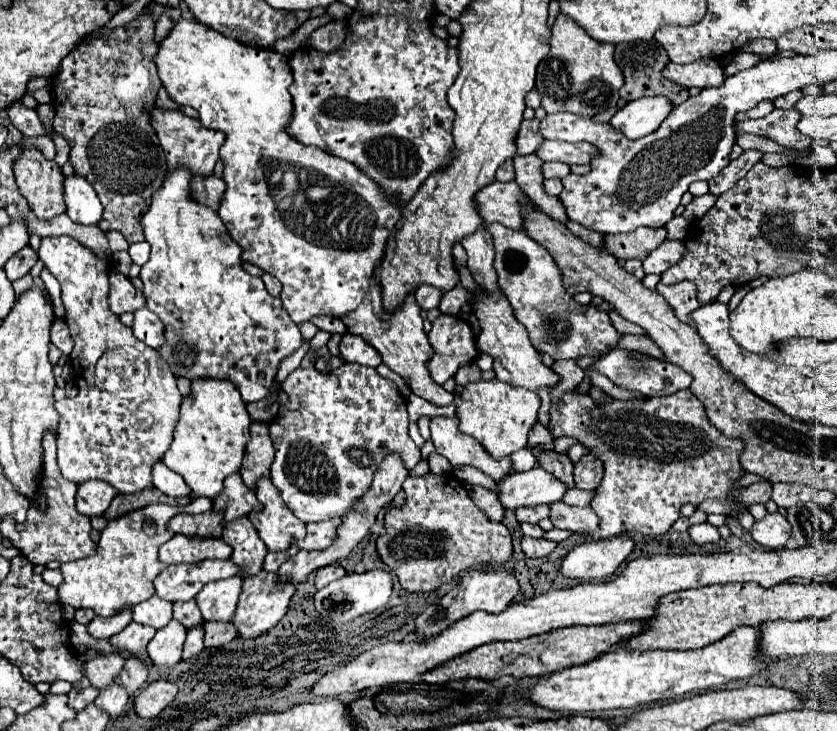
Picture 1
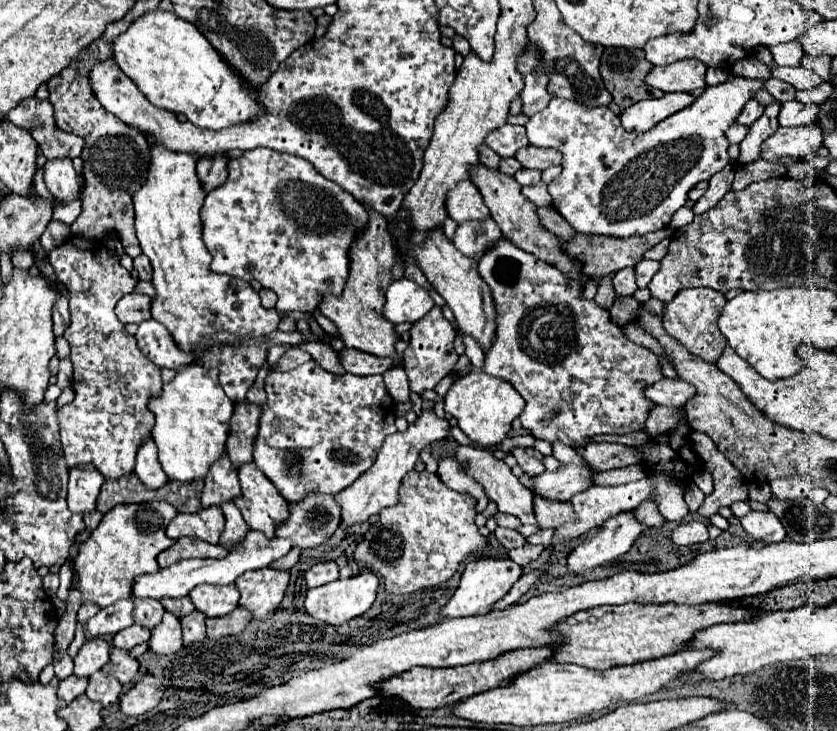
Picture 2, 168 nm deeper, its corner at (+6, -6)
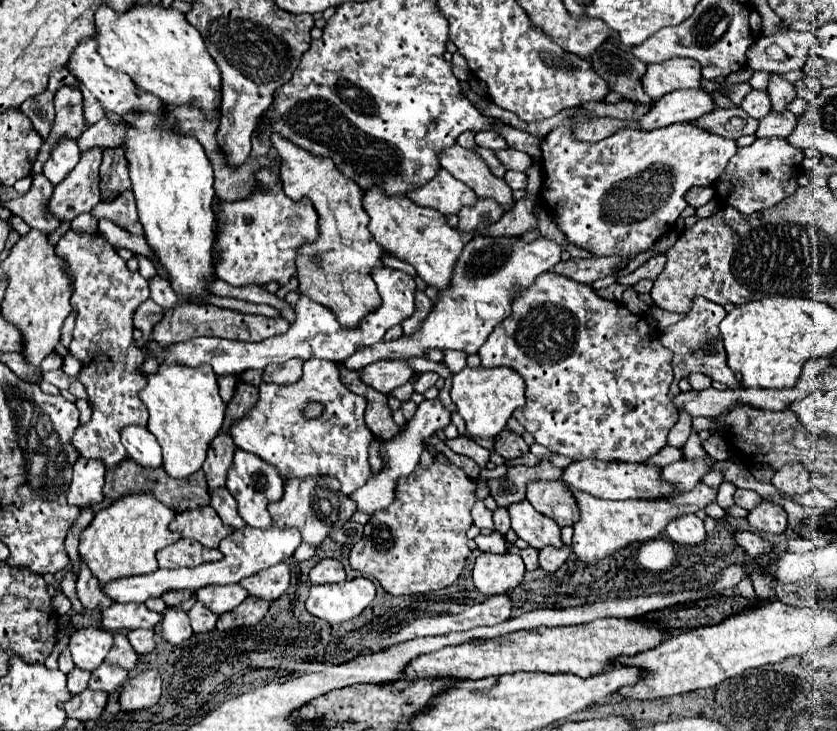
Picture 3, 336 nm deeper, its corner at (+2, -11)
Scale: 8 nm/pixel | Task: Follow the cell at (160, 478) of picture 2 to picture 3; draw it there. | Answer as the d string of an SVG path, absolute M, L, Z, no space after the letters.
M126 425L122 429L122 445L128 451L128 457L144 467L162 465L162 449L154 435L142 425Z

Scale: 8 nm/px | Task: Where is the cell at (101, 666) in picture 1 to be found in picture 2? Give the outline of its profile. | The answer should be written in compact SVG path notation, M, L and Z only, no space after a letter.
M104 638L88 640L74 658L74 674L88 678L110 660L110 644Z

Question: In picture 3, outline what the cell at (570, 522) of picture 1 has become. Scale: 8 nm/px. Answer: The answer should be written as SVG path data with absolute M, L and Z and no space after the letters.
M528 481L526 499L534 509L554 519L560 527L572 525L578 519L578 505L572 493L558 481Z

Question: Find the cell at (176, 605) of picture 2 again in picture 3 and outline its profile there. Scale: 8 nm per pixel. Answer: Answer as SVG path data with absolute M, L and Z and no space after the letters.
M168 591L166 595L162 595L162 599L164 599L164 603L166 605L174 605L174 607L178 607L180 603L184 603L186 599L190 599L190 591Z

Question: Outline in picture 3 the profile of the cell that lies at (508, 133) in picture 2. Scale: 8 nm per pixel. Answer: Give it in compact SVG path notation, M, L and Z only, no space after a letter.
M480 131L480 133L476 133L476 143L480 147L492 149L492 151L500 151L500 149L508 147L506 139L500 133L496 133L496 131Z

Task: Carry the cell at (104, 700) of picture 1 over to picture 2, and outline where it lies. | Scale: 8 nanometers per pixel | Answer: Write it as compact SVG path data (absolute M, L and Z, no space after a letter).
M104 672L92 674L90 684L86 688L86 696L94 702L100 702L104 708L110 708L112 704L118 702L120 694L122 694L122 684L118 684L118 680L114 676L106 676Z

